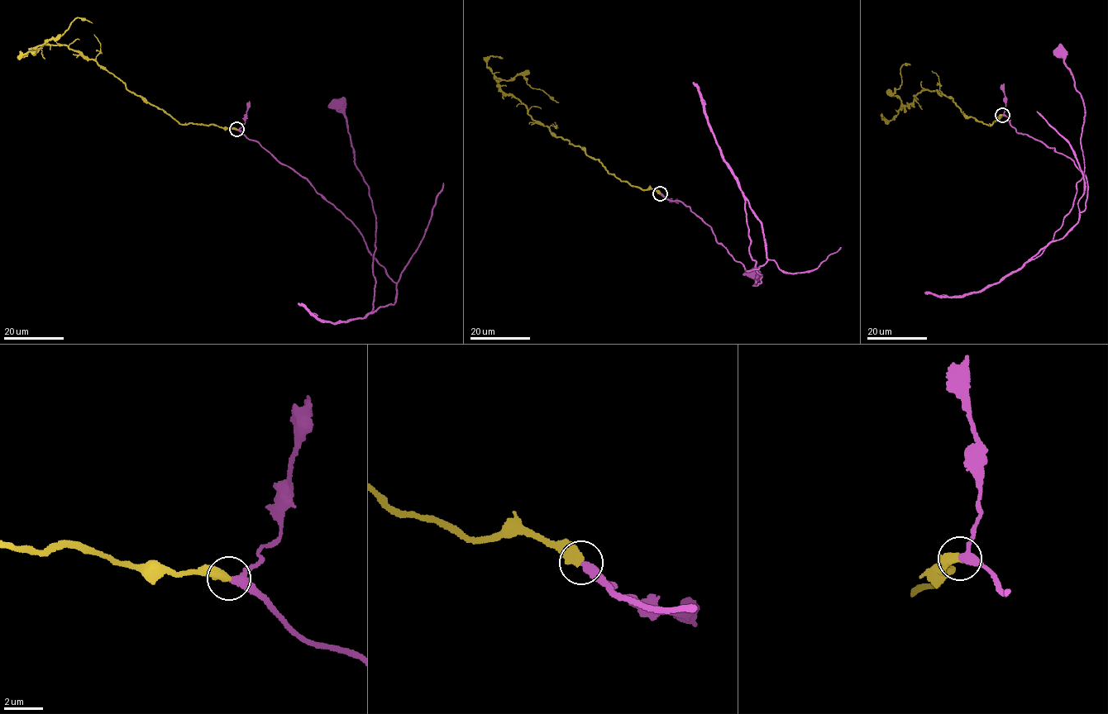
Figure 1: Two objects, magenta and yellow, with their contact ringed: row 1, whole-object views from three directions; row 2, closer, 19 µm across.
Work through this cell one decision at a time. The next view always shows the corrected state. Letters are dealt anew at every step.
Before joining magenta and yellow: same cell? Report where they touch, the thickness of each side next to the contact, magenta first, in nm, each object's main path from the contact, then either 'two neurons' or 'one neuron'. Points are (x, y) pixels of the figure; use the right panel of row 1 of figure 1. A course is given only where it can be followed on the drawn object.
(1002, 115) | 320/500 nm | magenta via (1003, 115), (1086, 177), (1079, 221), (1037, 258), (1072, 208), (1084, 173), (1085, 107), (1060, 51) | yellow via (1003, 115), (984, 124), (935, 89), (921, 91), (905, 106), (891, 94), (901, 83), (903, 64), (909, 64) | one neuron

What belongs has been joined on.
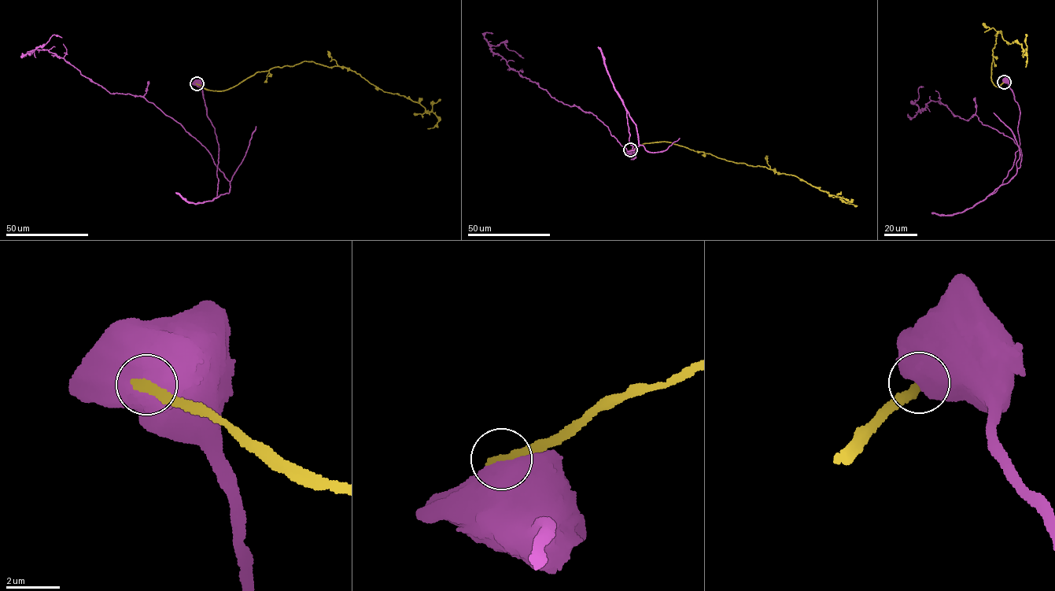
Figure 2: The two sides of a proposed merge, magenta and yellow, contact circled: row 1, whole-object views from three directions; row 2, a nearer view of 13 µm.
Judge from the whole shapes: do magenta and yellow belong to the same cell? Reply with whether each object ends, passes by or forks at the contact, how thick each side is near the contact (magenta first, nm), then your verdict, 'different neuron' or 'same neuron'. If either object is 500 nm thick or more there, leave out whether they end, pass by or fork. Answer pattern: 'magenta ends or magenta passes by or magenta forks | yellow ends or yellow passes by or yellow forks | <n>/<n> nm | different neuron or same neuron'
700/320 nm | different neuron

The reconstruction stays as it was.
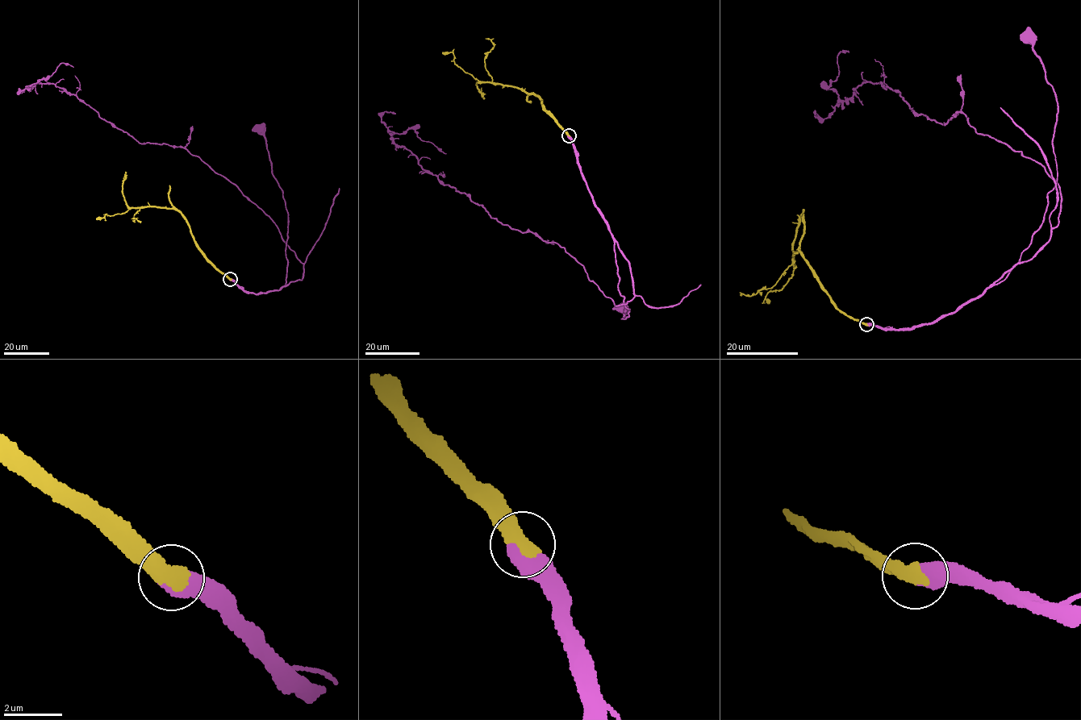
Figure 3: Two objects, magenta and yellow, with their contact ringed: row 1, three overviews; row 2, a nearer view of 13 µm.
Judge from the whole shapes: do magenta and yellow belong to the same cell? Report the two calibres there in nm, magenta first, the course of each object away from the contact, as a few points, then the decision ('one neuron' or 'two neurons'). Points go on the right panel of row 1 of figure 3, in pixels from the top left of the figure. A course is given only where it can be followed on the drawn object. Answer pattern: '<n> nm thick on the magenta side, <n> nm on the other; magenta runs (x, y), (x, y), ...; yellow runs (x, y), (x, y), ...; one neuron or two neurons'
480 nm thick on the magenta side, 550 nm on the other; magenta runs (866, 324), (902, 330), (956, 312), (1000, 282), (1043, 221), (1057, 181), (1052, 138), (1058, 102), (1028, 35); yellow runs (866, 324), (837, 307), (799, 251), (793, 255), (794, 273), (782, 289), (770, 290), (765, 297), (769, 304); one neuron

